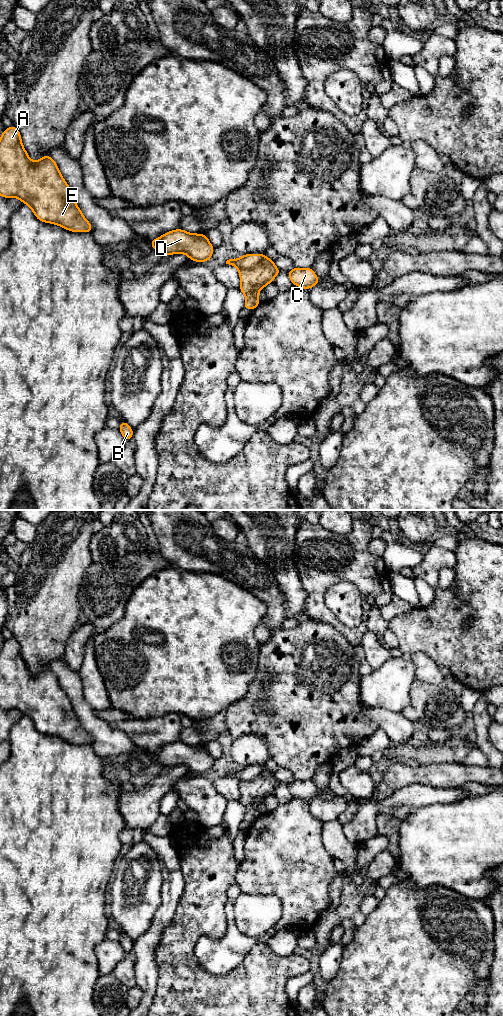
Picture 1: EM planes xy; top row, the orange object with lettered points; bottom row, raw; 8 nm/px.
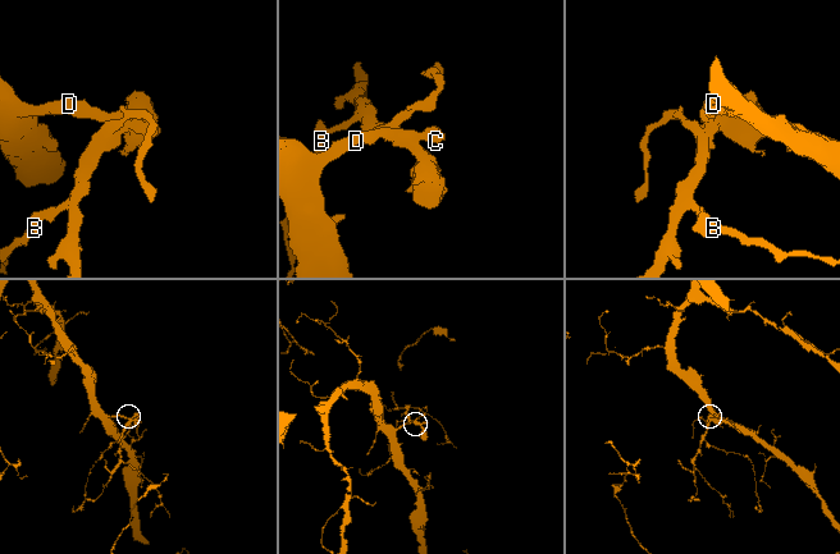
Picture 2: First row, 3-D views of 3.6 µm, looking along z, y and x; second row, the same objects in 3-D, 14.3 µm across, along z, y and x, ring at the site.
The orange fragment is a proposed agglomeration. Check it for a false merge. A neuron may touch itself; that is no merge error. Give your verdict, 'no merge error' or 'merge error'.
merge error

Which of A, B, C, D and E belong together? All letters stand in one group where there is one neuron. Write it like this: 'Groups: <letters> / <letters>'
Groups: A C D E / B

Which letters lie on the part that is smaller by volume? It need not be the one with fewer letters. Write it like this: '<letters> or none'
B

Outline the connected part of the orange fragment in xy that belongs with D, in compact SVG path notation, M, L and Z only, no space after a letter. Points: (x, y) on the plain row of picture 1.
M182 741L167 744L149 754L156 763L165 767L184 765L195 774L207 774L215 762L207 747L191 746Z

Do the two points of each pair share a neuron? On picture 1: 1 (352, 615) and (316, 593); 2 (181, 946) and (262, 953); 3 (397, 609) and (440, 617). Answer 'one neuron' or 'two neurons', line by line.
1: two neurons
2: one neuron
3: two neurons

